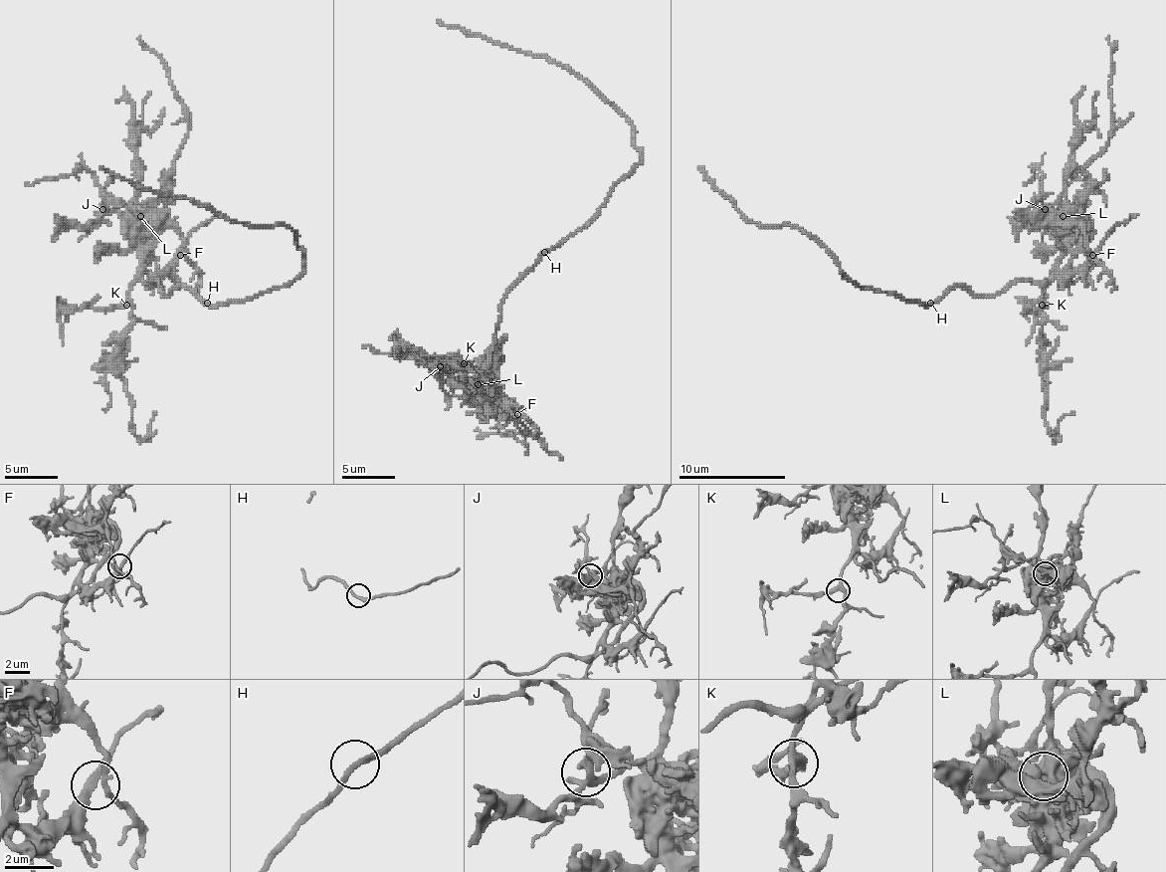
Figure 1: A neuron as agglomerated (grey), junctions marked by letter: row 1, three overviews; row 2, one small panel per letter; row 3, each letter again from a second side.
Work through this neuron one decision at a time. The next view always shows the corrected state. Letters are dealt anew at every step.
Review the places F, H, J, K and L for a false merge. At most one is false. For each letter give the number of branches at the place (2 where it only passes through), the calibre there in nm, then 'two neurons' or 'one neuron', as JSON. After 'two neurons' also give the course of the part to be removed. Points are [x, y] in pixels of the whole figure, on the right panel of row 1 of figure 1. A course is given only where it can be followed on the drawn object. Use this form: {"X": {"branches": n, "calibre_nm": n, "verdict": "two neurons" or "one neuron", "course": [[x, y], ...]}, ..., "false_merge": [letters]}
{"F": {"branches": 4, "calibre_nm": 280, "verdict": "one neuron"}, "H": {"branches": 2, "calibre_nm": 240, "verdict": "one neuron"}, "J": {"branches": 5, "calibre_nm": 280, "verdict": "one neuron"}, "K": {"branches": 3, "calibre_nm": 300, "verdict": "one neuron"}, "L": {"branches": 3, "calibre_nm": 800, "verdict": "one neuron"}, "false_merge": []}

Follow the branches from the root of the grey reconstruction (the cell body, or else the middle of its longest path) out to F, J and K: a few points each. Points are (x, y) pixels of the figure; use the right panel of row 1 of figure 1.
F: (933, 305), (957, 287), (973, 295), (1000, 295), (1018, 281), (1050, 281), (1058, 273), (1076, 271), (1092, 255)
J: (933, 305), (957, 287), (973, 295), (1000, 295), (1018, 281), (1048, 281), (1064, 249), (1064, 220), (1045, 209)
K: (933, 305), (957, 287), (965, 287), (973, 295), (1000, 295), (1018, 281), (1050, 281), (1042, 289), (1042, 305)

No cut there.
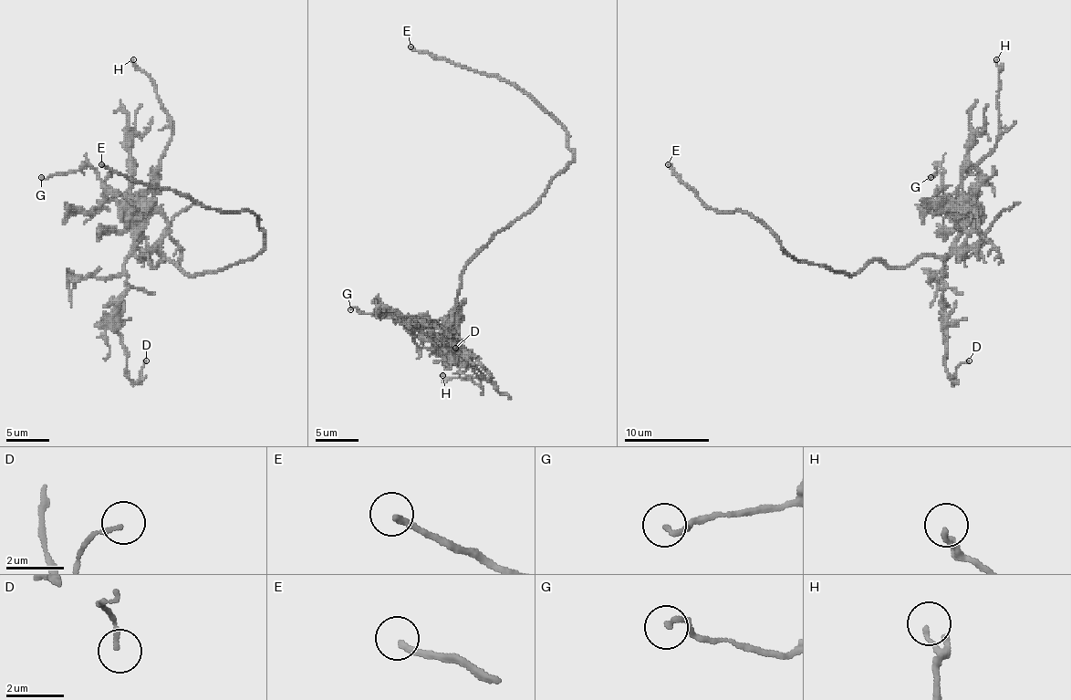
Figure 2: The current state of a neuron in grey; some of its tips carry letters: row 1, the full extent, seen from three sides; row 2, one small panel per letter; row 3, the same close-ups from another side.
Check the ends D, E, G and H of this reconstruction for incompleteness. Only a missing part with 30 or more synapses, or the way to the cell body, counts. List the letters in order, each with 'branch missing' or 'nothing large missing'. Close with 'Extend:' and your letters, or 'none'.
D: nothing large missing
E: branch missing
G: nothing large missing
H: nothing large missing
Extend: E

